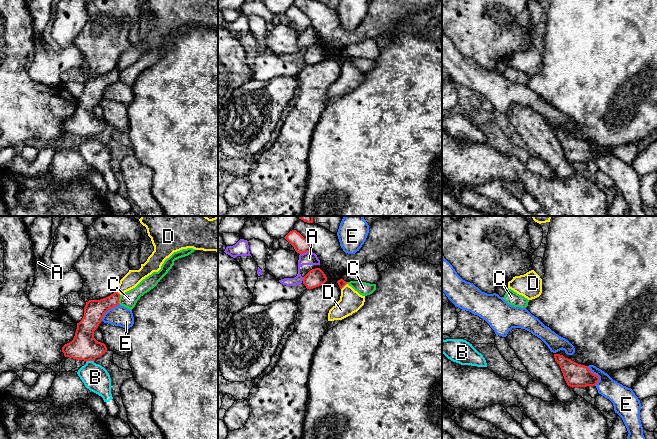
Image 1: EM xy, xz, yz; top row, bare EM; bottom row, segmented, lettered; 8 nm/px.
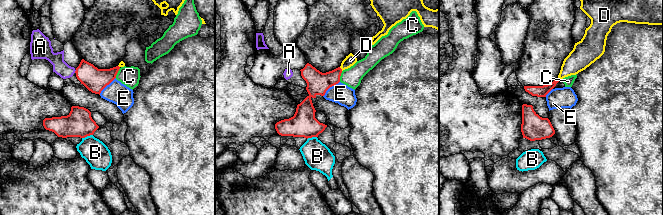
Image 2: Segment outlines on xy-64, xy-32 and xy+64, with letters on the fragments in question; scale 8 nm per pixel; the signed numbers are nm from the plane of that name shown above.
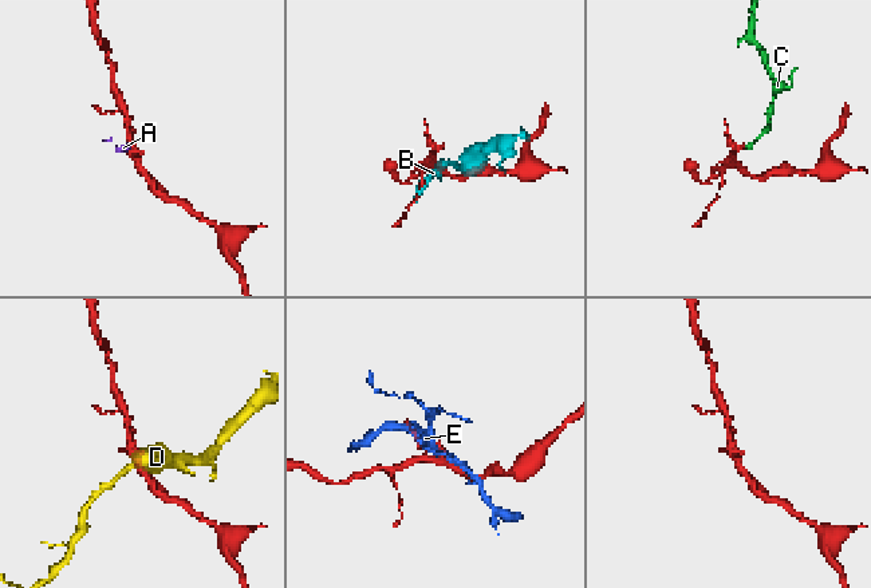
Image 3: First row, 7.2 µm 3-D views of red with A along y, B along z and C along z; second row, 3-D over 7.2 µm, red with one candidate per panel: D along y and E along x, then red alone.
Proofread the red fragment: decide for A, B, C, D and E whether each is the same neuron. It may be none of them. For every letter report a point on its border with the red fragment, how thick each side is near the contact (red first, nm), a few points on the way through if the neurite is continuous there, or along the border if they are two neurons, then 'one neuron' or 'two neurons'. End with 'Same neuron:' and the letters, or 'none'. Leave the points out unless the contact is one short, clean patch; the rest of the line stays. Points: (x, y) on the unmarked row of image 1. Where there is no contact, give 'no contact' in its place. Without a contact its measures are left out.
A: contact xz (305, 28); calibres 120 and 110 nm; two neurons
B: contact xy (89, 136); calibres 220 and 200 nm; border xy (93, 136), (86, 138); two neurons
C: contact xy (118, 75); calibres 170 and 130 nm; border xy (120, 71), (118, 79); two neurons
D: contact xz (344, 61); calibres 60 and 180 nm; border xz (346, 59), (341, 65); two neurons
E: contact yz (596, 151); calibres 190 and 170 nm; two neurons
Same neuron: none

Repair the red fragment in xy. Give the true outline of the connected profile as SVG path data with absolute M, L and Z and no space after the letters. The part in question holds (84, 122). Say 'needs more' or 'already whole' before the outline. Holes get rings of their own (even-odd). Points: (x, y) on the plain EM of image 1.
already whole; M116 66L106 74L86 78L84 92L77 99L73 116L62 123L65 133L87 138L94 137L107 127L106 121L94 114L94 107L102 98L104 90L119 80L119 74L120 70Z

